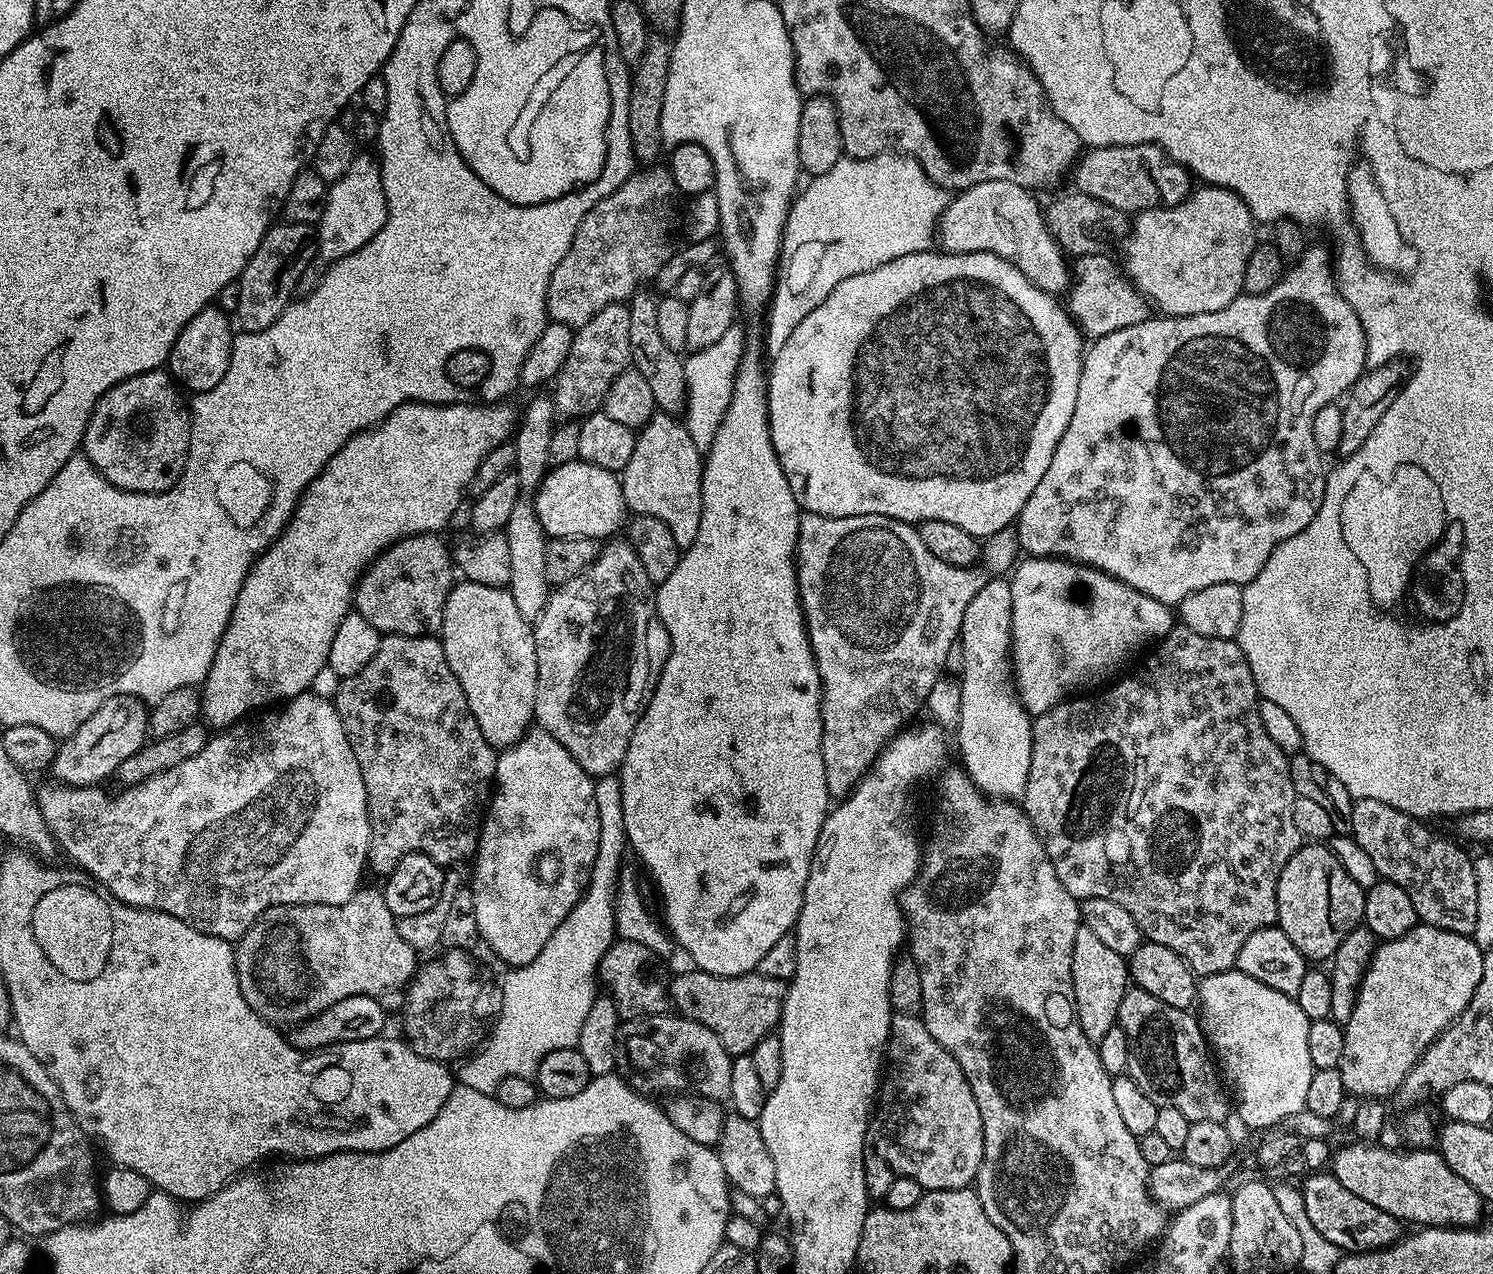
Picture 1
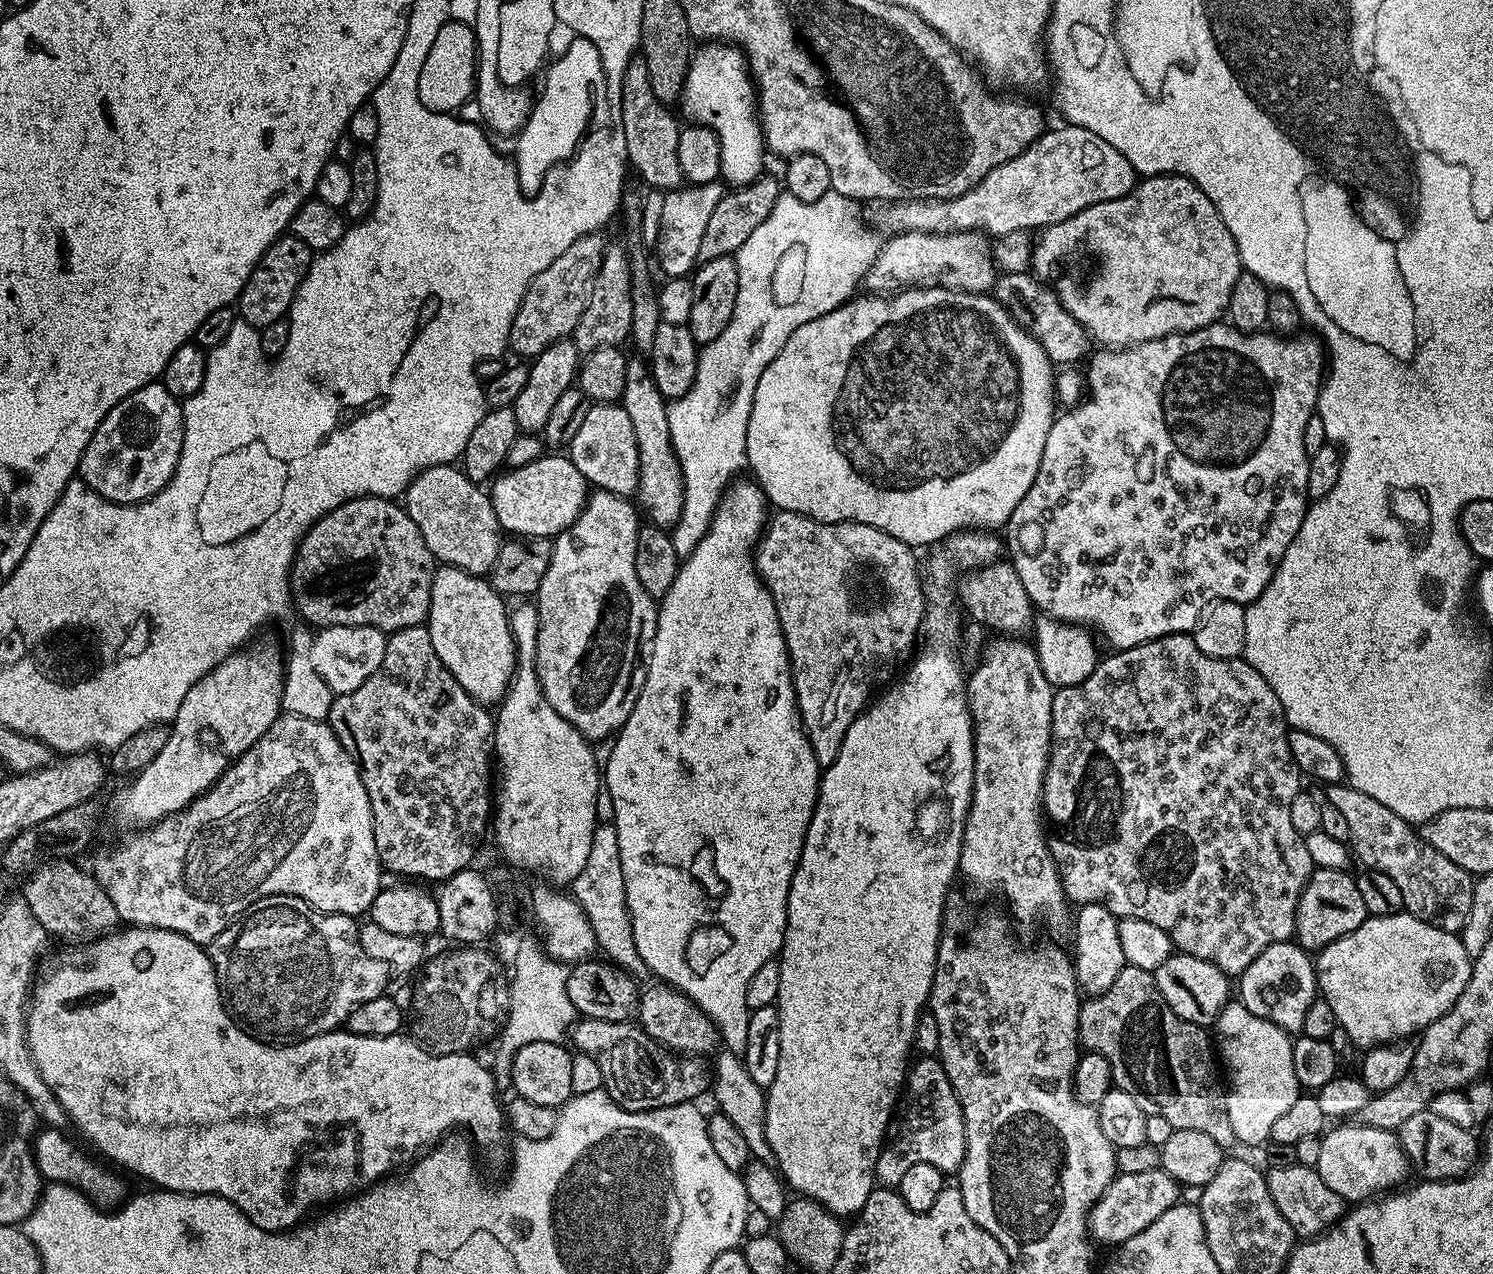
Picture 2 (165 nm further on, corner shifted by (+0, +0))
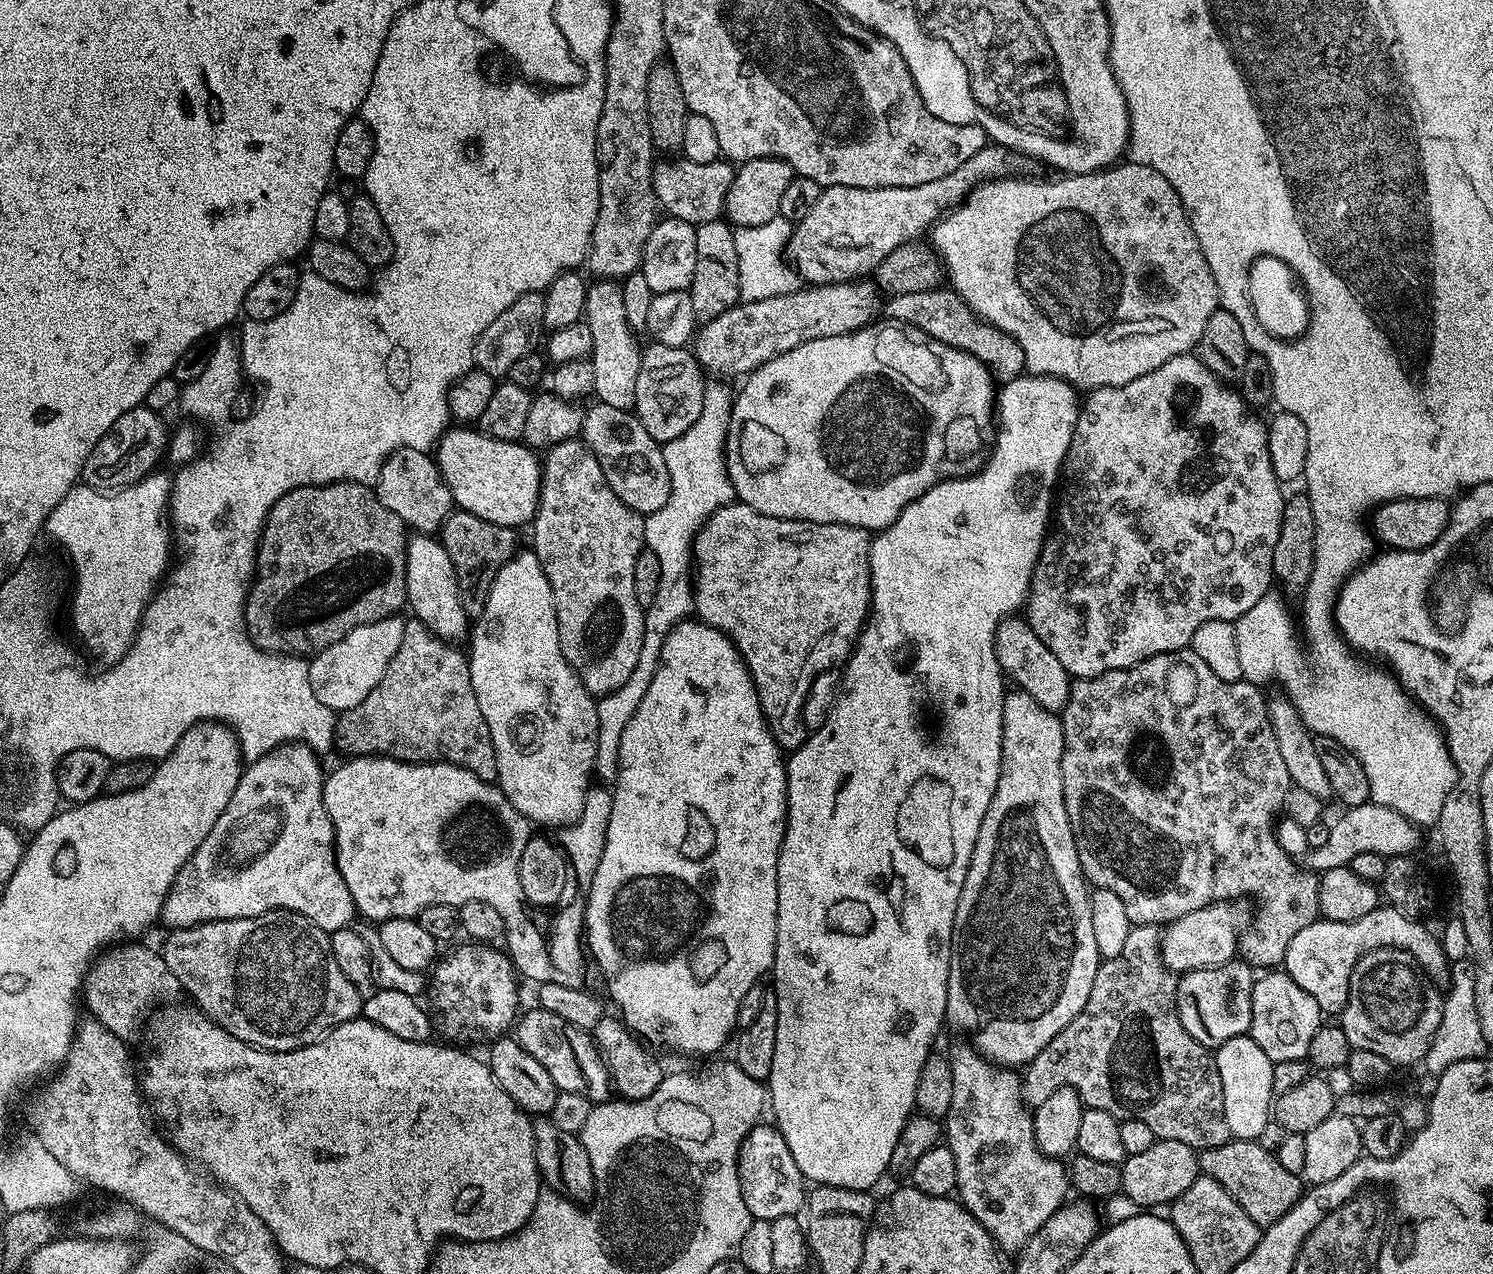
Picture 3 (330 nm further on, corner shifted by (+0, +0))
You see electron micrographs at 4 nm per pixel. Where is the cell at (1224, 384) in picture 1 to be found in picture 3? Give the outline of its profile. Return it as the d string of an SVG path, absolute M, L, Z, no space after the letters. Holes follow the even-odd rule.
M1196 354L1175 356L1170 358L1170 362L1162 362L1158 370L1150 370L1150 374L1134 378L1134 382L1126 382L1120 388L1093 388L1087 396L1080 409L1068 453L1064 455L1062 487L1054 504L1056 529L1052 528L1047 533L1040 547L1026 601L1026 619L1034 634L1050 646L1054 658L1062 662L1069 677L1081 680L1106 674L1110 670L1132 668L1154 654L1187 649L1198 626L1215 620L1235 622L1239 616L1246 614L1246 610L1265 599L1274 577L1274 548L1278 546L1282 530L1286 499L1286 492L1280 489L1282 481L1275 474L1270 436L1266 428L1264 432L1263 422L1248 420L1248 400L1235 387L1232 389L1230 385L1223 384Z

